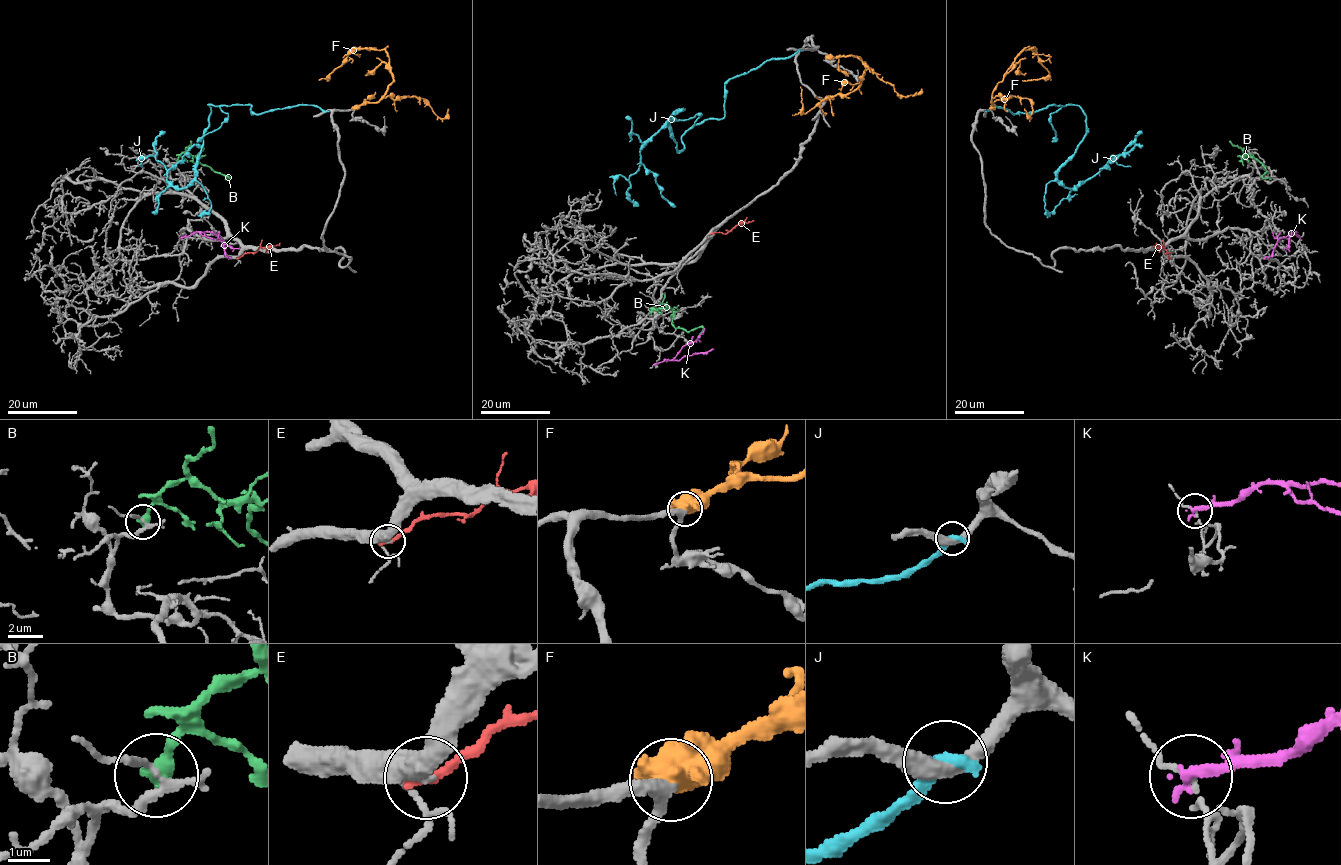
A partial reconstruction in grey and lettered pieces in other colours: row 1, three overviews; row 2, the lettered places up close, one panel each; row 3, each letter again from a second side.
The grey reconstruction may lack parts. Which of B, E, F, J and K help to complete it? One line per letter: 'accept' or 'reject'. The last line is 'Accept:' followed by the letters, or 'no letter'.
B: reject
E: reject
F: accept
J: reject
K: reject
Accept: F

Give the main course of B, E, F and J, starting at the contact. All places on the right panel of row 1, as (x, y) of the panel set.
B: (1247, 160), (1244, 152), (1244, 155), (1253, 156), (1263, 164), (1267, 171), (1262, 177), (1271, 179)
E: (1169, 257), (1169, 252), (1156, 243)
F: (991, 108), (995, 86), (1020, 53), (1030, 48), (1049, 74), (1038, 80), (1022, 80)
J: (985, 111), (993, 105), (1013, 114), (1077, 105), (1085, 135), (1057, 177), (1070, 189), (1097, 175), (1140, 131)

